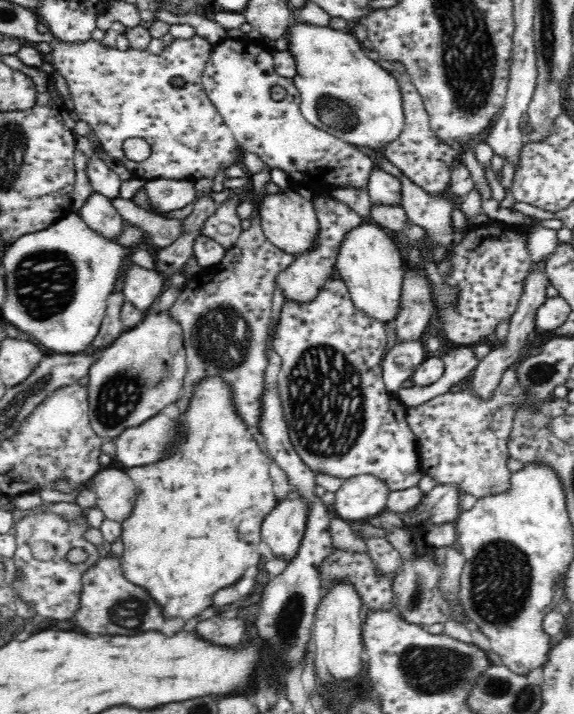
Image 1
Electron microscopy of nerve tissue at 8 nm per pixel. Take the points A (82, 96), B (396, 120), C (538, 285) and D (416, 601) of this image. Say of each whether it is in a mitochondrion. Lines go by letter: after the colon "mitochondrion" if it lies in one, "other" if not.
A: other
B: other
C: other
D: mitochondrion

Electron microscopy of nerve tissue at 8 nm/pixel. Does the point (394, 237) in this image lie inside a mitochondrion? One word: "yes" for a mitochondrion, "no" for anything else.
no

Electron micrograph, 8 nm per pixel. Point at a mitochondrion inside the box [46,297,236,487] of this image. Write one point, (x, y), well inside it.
(120, 394)

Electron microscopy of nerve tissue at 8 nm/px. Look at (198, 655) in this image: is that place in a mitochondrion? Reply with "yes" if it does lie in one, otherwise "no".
no

